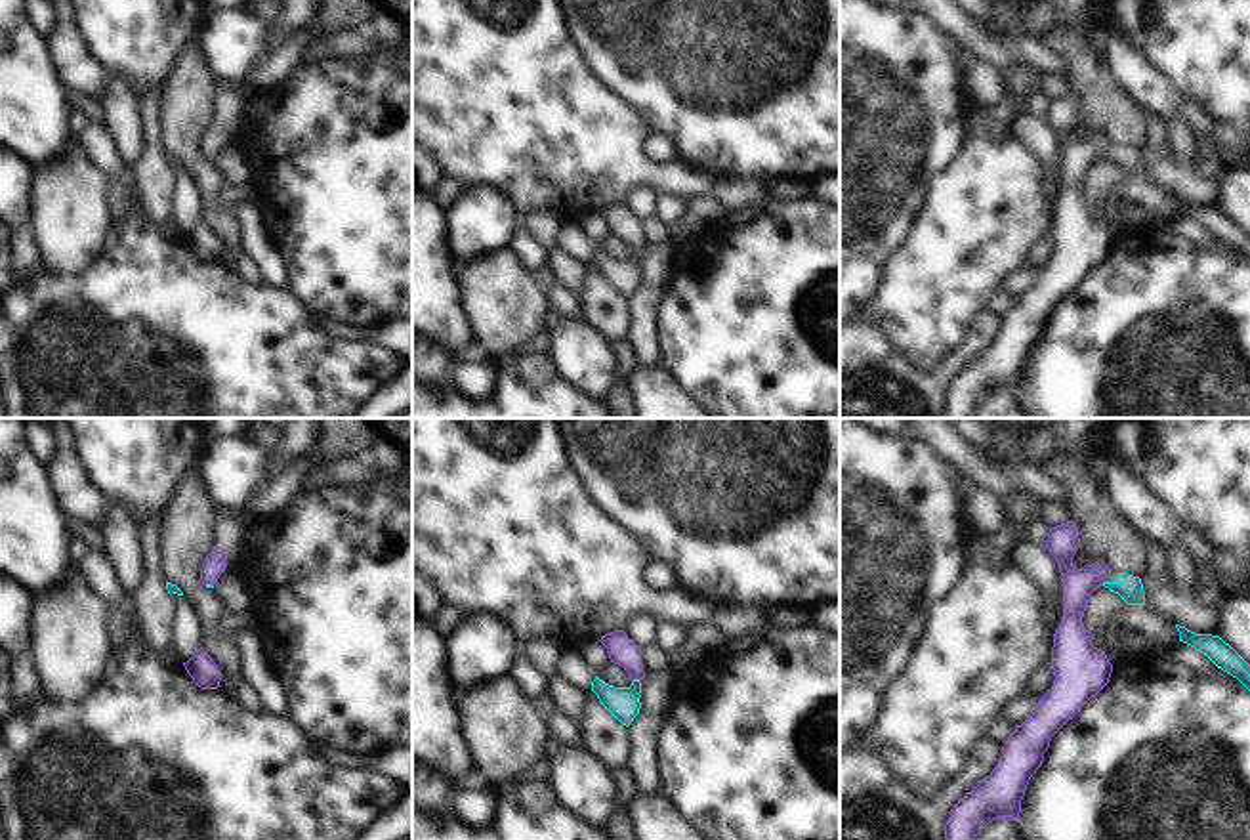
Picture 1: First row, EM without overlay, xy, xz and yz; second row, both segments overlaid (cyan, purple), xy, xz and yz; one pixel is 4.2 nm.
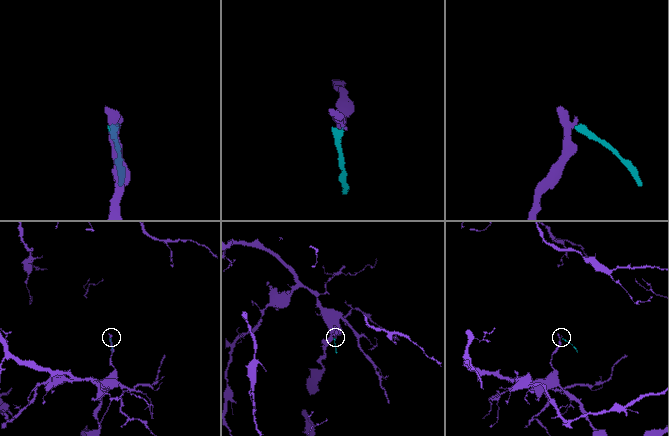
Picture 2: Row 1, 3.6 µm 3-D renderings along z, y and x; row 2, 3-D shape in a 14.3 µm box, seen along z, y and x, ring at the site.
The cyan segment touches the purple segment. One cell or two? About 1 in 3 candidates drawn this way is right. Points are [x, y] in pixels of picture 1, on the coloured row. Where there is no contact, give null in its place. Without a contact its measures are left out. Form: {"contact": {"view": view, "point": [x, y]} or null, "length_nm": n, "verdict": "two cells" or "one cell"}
{"contact": {"view": "xz", "point": [636, 680]}, "length_nm": 40, "verdict": "one cell"}

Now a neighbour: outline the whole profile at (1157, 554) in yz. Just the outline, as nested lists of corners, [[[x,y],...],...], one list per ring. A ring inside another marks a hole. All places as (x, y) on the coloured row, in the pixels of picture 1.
[[[1147,538],[1147,573],[1160,577],[1166,571],[1168,548]]]

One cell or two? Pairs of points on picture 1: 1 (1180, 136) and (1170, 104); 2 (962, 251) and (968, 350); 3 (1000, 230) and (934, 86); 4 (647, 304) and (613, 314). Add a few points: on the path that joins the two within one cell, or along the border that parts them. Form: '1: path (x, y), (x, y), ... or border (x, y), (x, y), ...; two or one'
1: border (1168, 119), (1182, 117), (1199, 134); two
2: border (985, 310), (976, 317), (966, 338), (936, 365); two
3: border (970, 102), (964, 144), (932, 178); two
4: border (628, 300), (628, 333), (624, 336); two

